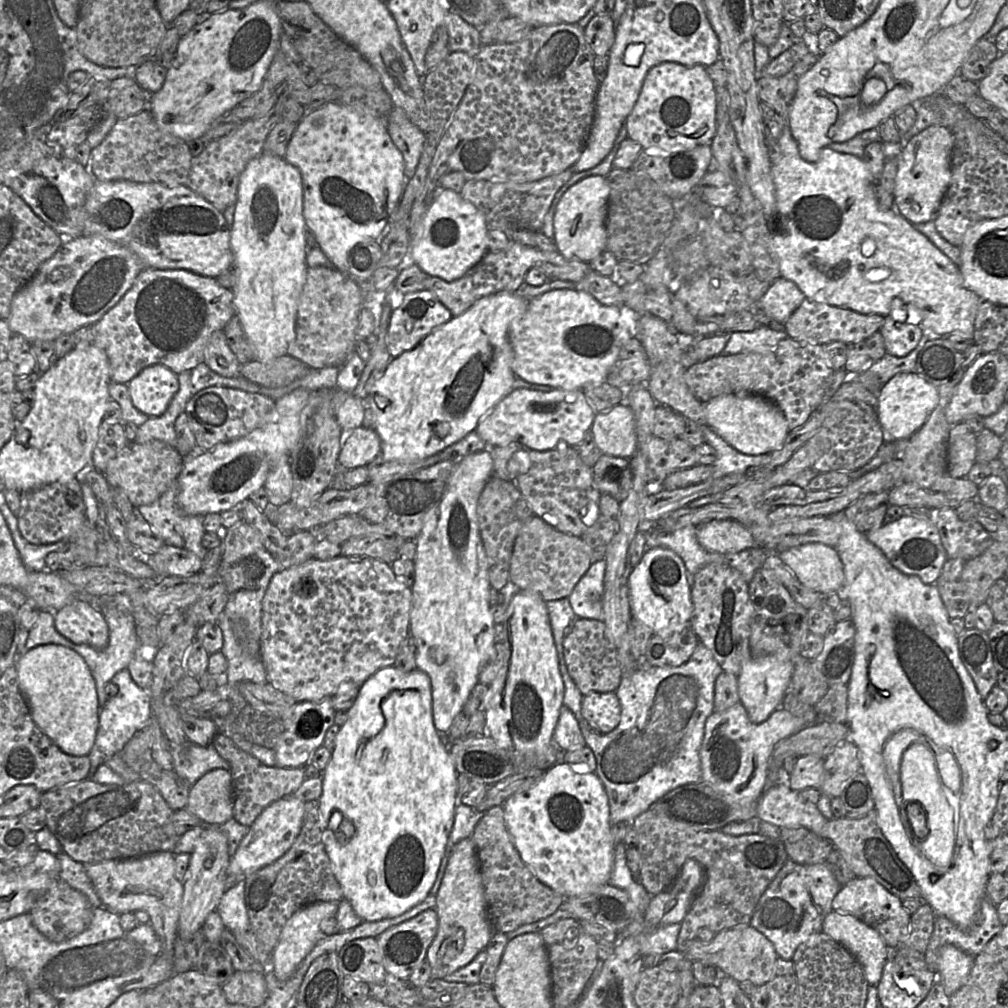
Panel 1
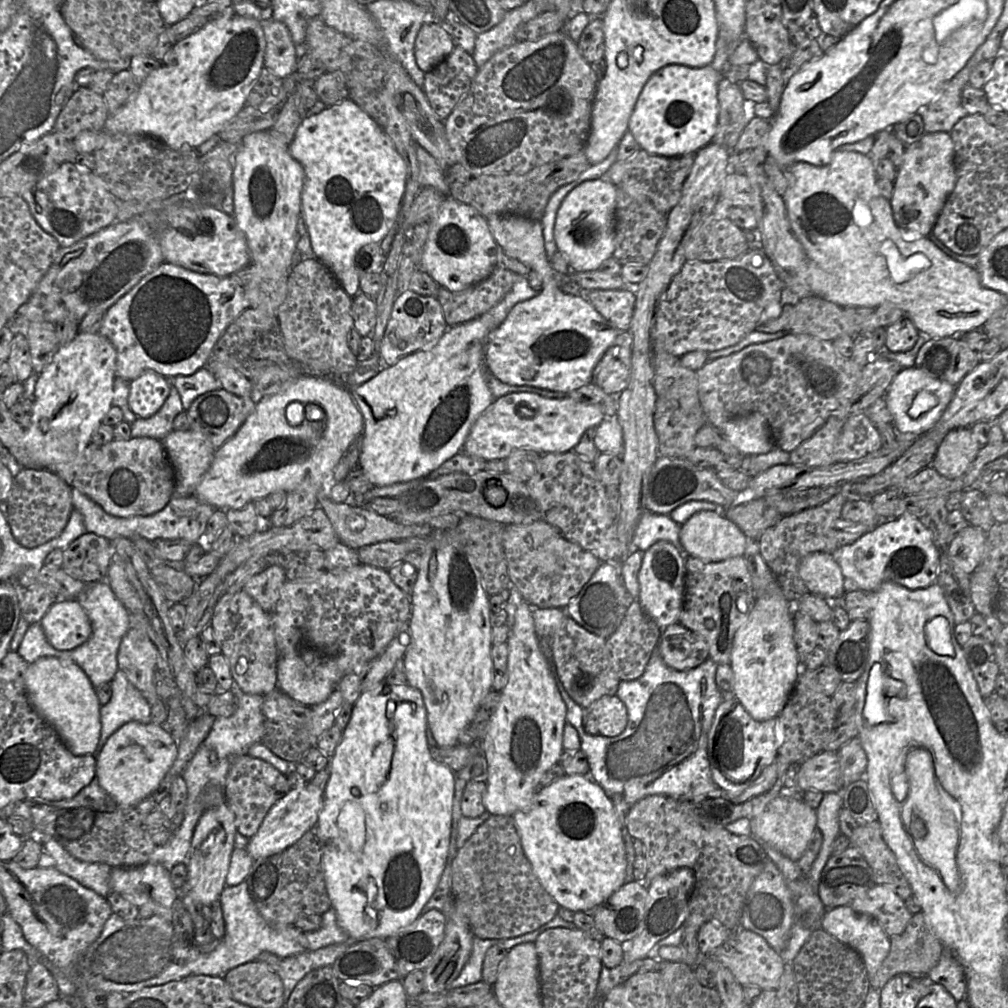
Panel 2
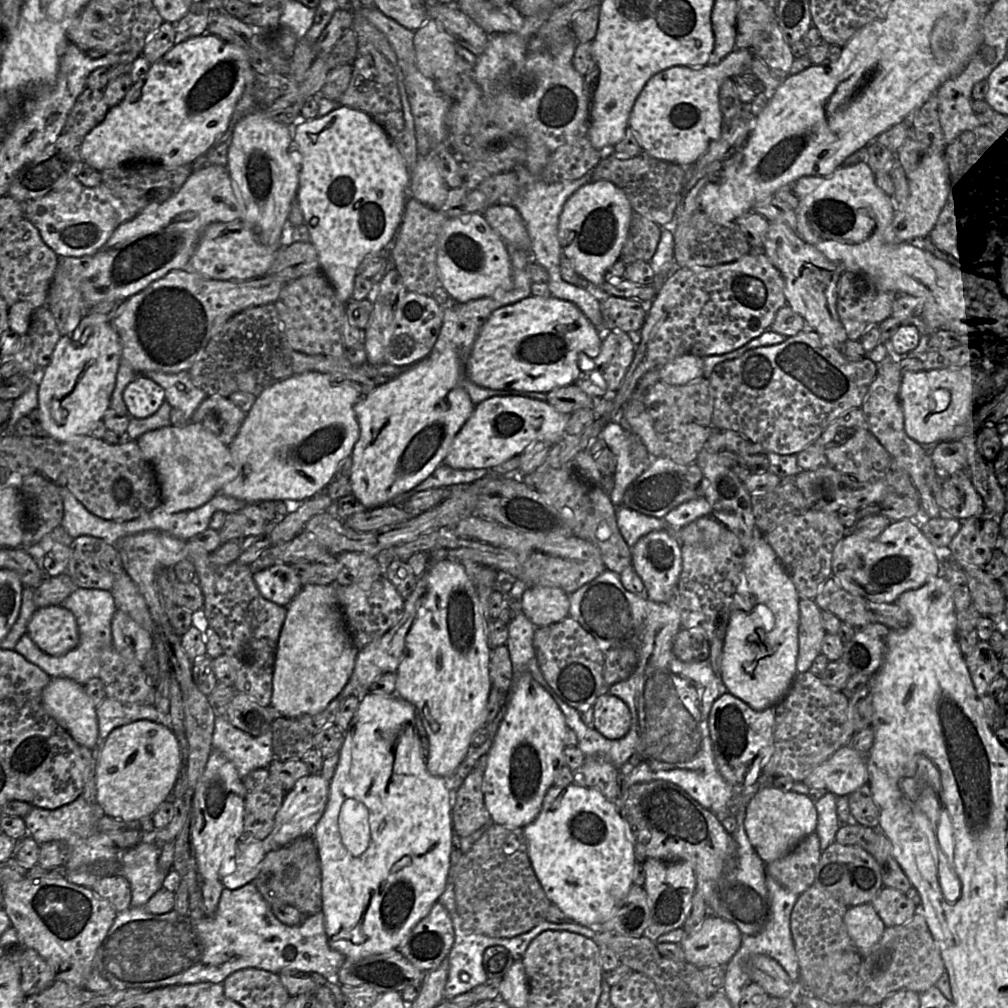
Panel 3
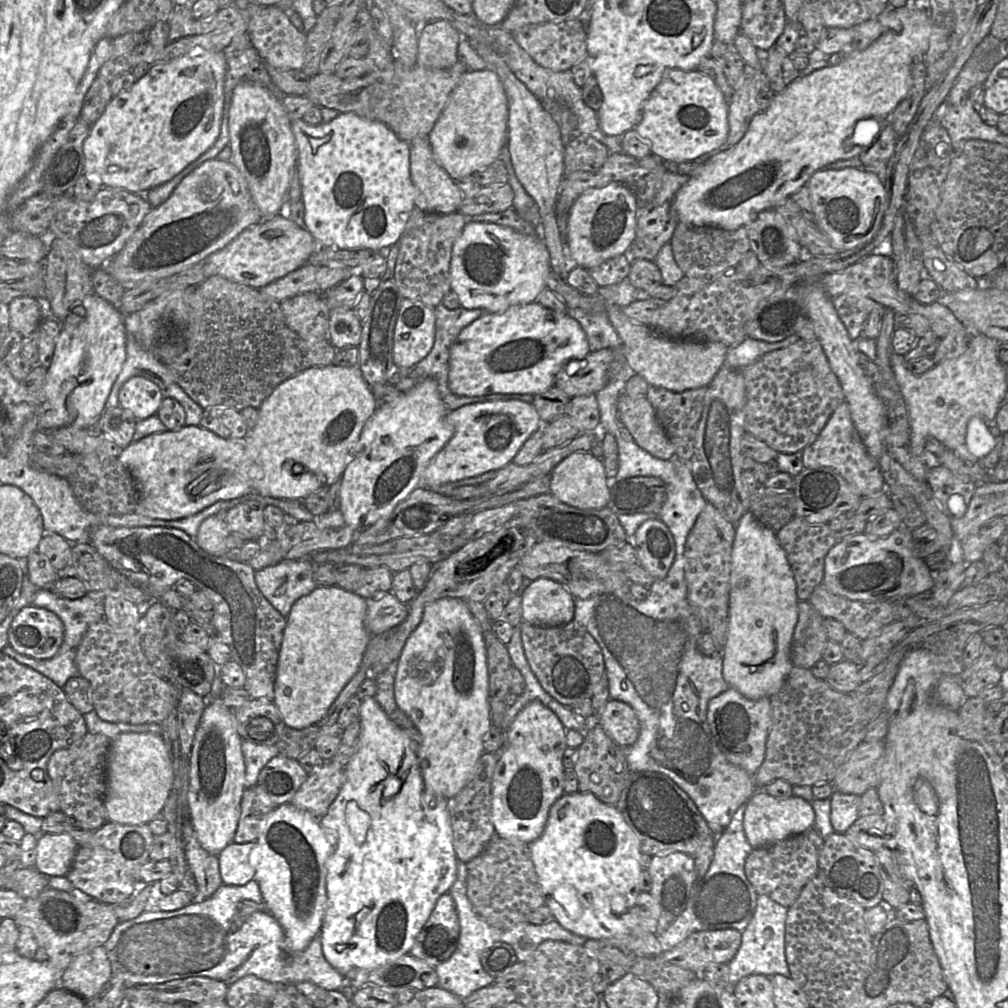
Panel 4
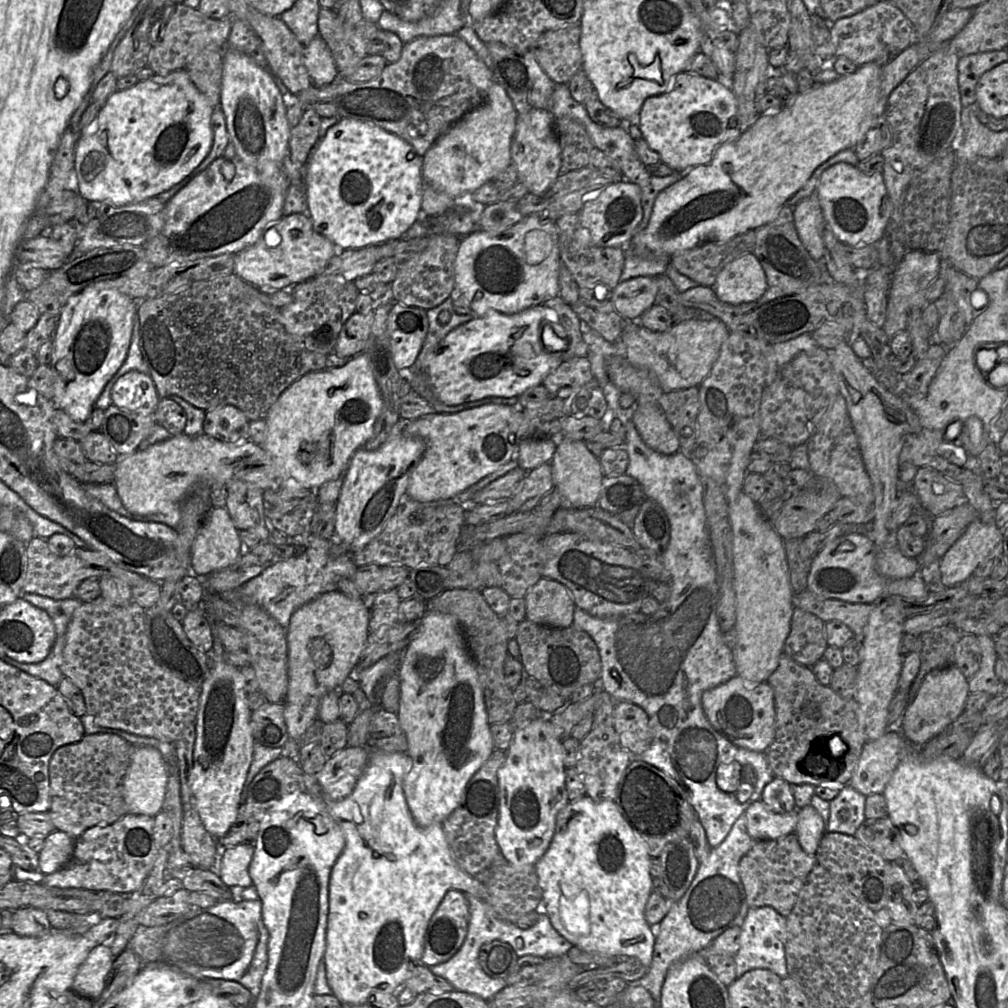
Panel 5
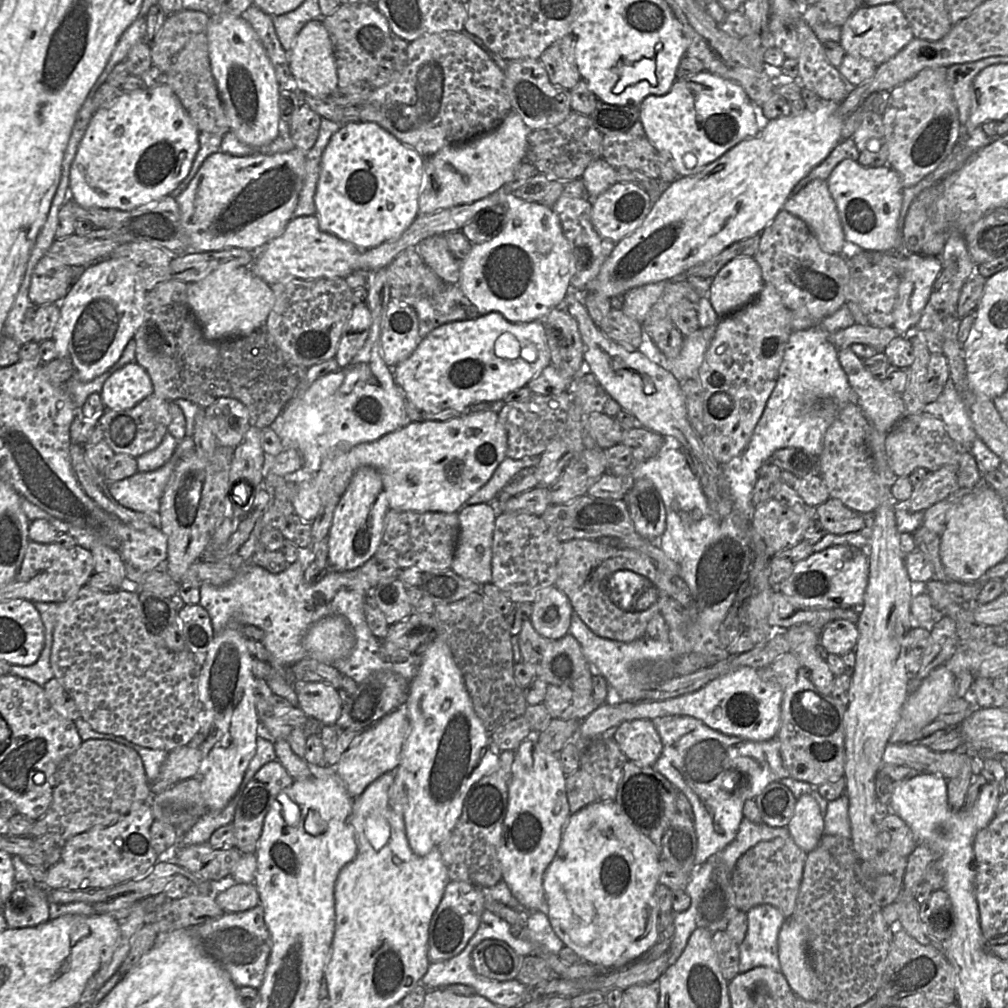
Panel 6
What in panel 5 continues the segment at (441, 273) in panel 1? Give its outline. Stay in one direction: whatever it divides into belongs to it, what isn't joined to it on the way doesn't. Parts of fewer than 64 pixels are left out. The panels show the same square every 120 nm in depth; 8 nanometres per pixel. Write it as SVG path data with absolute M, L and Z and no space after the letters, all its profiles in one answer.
M528 216L500 233L490 233L490 232L484 232L482 230L476 230L471 232L469 235L465 237L461 237L454 263L454 274L455 274L454 287L456 286L461 292L462 296L464 296L466 300L469 302L472 314L475 314L477 316L484 316L489 311L496 311L505 315L513 315L521 311L524 311L528 308L542 305L547 300L558 296L560 268L561 268L561 253L560 253L559 233L556 222L549 220L542 220L537 216Z

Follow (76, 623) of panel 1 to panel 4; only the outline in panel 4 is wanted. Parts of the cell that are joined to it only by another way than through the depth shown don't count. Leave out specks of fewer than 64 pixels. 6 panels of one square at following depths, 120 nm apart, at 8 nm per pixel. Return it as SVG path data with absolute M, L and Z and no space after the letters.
M34 605L22 608L8 630L8 645L35 659L51 659L64 639L64 625L53 612Z

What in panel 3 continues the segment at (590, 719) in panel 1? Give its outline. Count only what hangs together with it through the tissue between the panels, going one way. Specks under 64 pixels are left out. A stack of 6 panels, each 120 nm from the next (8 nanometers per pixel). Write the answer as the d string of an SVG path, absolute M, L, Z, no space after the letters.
M609 693L592 705L594 728L609 740L623 738L631 727L631 714L624 701Z

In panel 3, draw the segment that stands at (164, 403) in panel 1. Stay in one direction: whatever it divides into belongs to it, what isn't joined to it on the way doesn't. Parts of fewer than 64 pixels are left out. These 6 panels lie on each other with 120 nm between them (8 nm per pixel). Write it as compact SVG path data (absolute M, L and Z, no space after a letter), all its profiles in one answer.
M139 375L123 392L123 400L134 418L147 418L155 414L166 401L165 390L152 379Z

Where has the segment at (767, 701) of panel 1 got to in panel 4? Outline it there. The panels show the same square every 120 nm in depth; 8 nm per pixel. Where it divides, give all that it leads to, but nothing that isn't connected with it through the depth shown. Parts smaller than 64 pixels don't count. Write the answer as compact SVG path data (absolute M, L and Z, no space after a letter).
M748 510L735 526L731 555L728 629L722 667L723 677L730 687L753 700L771 697L782 688L794 666L791 650L798 620L798 601L794 575L776 532L761 524Z

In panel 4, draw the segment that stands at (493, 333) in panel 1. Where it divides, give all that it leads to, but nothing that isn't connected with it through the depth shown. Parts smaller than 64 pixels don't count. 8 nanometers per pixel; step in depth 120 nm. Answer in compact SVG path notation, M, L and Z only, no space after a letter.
M427 378L396 399L379 404L351 449L349 462L341 475L339 510L344 523L355 531L366 529L386 518L413 490L421 486L422 474L452 436L447 410L433 378Z

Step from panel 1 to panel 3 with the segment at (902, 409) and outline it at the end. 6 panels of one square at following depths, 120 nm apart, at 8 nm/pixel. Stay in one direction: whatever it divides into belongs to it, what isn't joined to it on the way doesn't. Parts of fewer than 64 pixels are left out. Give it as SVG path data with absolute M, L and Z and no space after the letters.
M963 366L902 374L899 400L906 434L921 446L952 441L964 444L964 434L975 434L977 431L972 415L978 401L978 379L983 372L975 366Z

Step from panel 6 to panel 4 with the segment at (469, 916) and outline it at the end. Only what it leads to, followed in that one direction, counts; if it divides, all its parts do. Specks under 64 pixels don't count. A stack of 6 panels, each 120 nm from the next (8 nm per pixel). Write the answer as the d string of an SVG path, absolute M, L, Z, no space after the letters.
M450 893L437 901L409 955L432 968L447 961L458 946L460 923L455 902Z

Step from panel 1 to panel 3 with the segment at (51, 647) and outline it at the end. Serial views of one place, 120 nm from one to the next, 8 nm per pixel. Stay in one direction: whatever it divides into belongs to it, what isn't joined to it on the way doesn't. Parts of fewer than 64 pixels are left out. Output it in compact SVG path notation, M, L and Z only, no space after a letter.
M52 678L43 690L42 698L47 712L70 733L77 743L92 750L100 744L96 707L82 684L68 678Z

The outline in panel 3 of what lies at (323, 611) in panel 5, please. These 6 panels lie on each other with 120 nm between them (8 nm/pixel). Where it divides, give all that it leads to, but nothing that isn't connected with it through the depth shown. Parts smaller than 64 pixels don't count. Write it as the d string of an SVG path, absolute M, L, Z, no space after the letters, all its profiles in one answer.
M334 584L303 586L287 606L280 632L271 707L278 715L292 719L322 712L349 682L358 652L347 630Z

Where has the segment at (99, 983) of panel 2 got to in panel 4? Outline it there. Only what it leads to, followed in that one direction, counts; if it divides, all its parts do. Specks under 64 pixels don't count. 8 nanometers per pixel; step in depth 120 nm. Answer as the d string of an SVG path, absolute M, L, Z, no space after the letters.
M255 880L242 886L222 884L211 897L205 900L195 900L179 910L143 911L136 918L119 922L103 945L111 963L112 981L121 983L123 987L135 987L168 983L190 977L208 977L230 985L245 976L254 975L278 985L308 981L326 990L339 992L347 986L346 976L333 968L326 960L320 934L310 942L304 951L292 952L286 946L282 926L272 914L266 914L263 911L252 913L241 928L232 932L231 924L236 907L239 902L244 900L263 903L259 885Z

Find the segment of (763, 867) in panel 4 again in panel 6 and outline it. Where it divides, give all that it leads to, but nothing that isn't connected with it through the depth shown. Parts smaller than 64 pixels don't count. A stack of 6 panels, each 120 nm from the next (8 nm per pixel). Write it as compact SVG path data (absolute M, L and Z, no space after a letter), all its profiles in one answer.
M776 837L750 848L738 859L731 875L738 910L747 912L757 905L769 904L776 907L786 919L790 918L796 907L806 857L807 853L791 837Z

